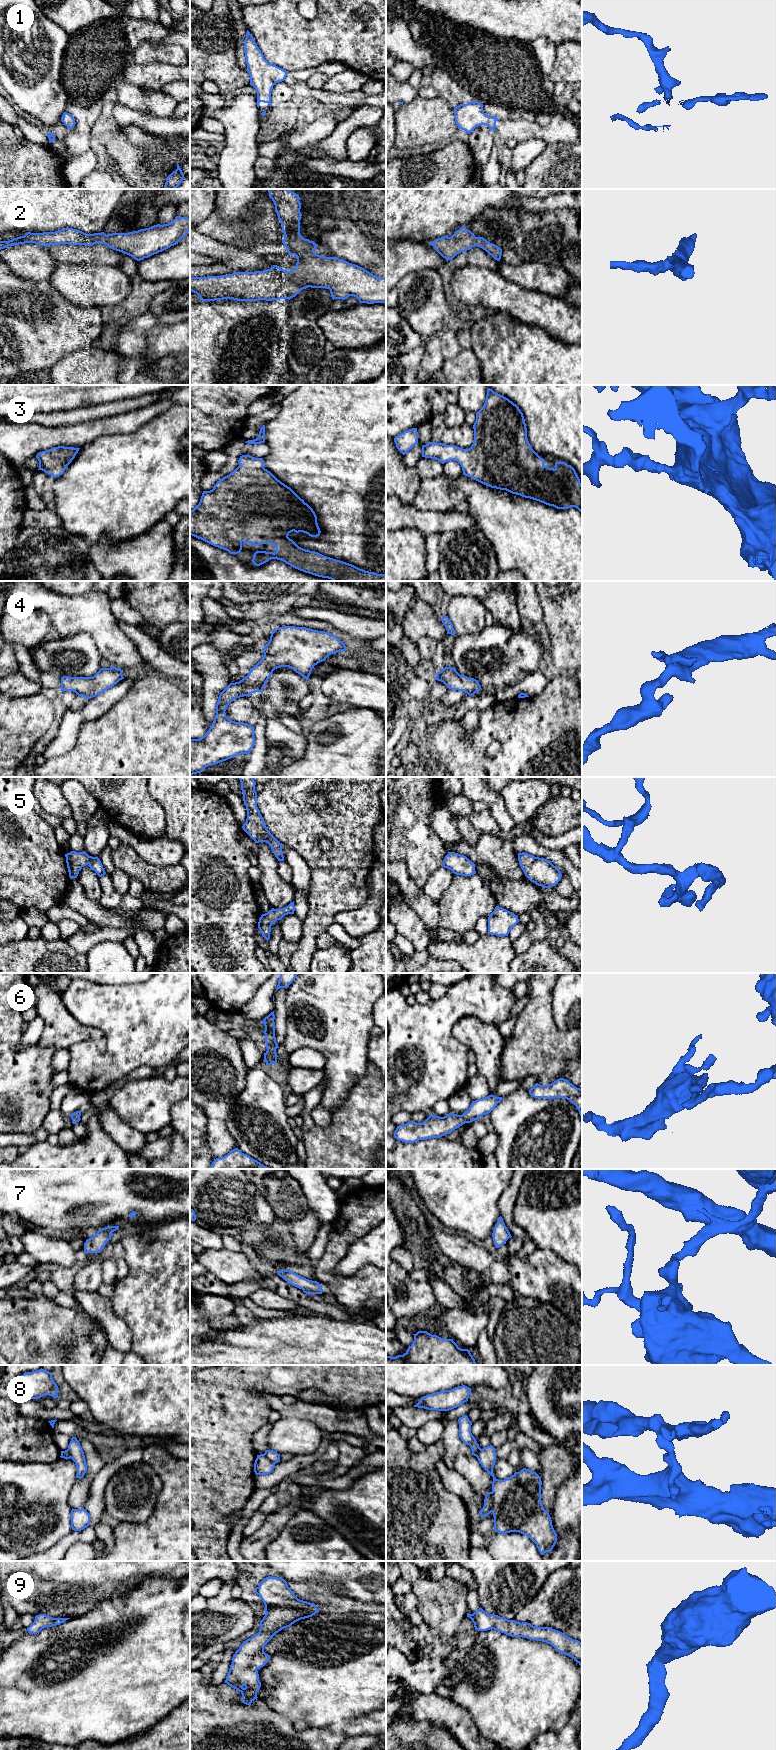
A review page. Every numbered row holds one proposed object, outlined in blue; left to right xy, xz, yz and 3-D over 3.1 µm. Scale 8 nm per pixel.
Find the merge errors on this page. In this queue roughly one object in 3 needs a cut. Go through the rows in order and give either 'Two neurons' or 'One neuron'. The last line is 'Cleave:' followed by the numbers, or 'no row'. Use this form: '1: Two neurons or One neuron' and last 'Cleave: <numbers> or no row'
1: One neuron
2: One neuron
3: One neuron
4: One neuron
5: One neuron
6: One neuron
7: One neuron
8: Two neurons
9: One neuron
Cleave: 8

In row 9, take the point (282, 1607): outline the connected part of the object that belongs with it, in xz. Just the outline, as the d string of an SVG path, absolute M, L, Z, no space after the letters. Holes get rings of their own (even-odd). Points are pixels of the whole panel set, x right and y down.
M264 1578L255 1588L255 1594L264 1602L266 1614L259 1621L259 1632L236 1650L225 1680L242 1694L242 1702L246 1705L251 1705L258 1698L261 1682L257 1670L270 1659L264 1652L264 1646L282 1629L319 1612L314 1603L298 1599L282 1578Z

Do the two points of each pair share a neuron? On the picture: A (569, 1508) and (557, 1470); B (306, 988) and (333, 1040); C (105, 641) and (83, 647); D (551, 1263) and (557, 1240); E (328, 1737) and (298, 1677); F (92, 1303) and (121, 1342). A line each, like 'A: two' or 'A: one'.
A: two
B: one
C: two
D: two
E: two
F: one

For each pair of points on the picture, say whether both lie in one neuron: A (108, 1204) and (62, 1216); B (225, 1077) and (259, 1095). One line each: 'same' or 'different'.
A: same
B: different

